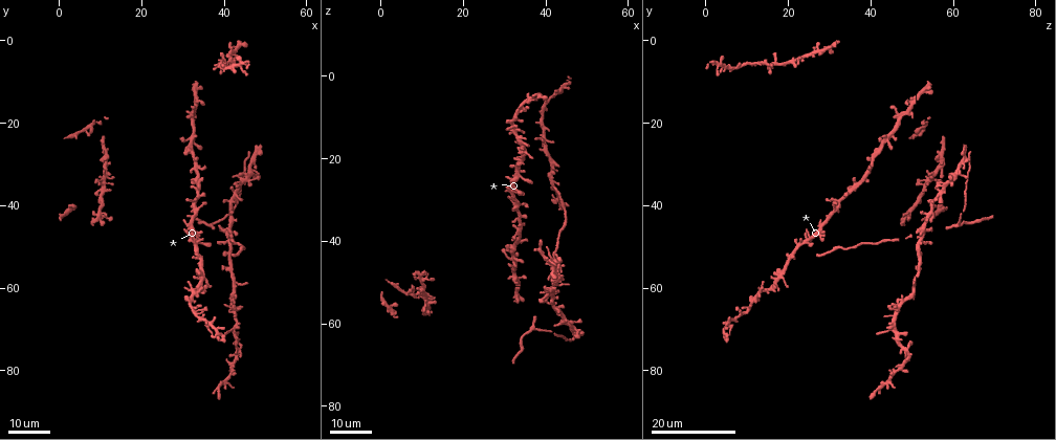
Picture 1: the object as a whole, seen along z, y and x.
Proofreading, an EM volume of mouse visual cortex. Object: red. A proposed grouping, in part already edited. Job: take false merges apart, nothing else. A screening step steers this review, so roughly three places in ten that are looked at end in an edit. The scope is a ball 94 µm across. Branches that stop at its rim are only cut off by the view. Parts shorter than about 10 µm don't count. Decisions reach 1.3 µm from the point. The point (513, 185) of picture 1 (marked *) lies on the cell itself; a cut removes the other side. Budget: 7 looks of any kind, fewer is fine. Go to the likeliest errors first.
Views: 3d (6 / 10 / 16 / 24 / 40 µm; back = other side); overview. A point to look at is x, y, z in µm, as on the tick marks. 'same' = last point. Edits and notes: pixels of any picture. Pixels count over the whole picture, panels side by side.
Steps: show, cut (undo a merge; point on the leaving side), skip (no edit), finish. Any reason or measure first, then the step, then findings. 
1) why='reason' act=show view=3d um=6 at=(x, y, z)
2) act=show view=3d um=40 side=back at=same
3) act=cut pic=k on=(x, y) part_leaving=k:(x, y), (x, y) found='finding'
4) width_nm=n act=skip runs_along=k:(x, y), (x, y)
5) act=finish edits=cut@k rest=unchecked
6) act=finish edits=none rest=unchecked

why='four or more arms meet' act=show view=3d um=16 at=(32.0, 17.5, 47.0)

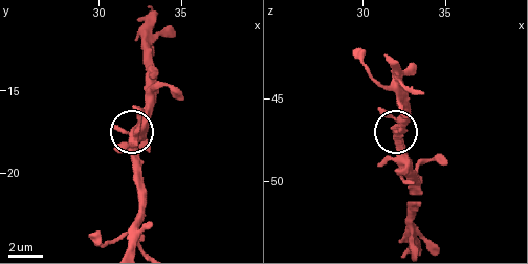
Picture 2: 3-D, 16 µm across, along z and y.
act=show view=3d um=6 at=same

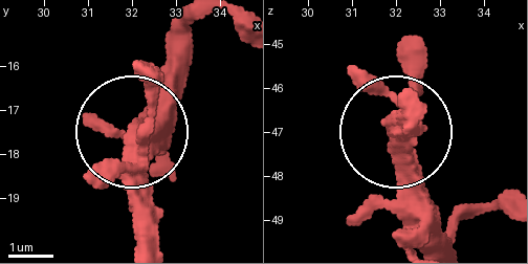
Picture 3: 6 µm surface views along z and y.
act=show view=3d um=6 side=back at=same

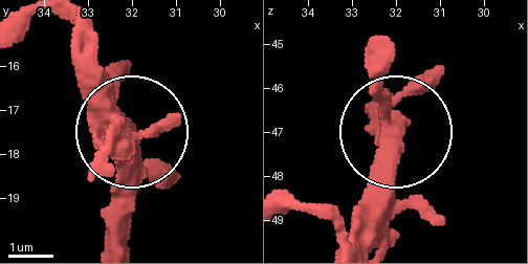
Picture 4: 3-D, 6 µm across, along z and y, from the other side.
arms=4 act=skip found='continuous, no second cell'

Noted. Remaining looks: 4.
why='branch point' act=show view=3d um=24 at=(32.0, 24.0, 44.5)

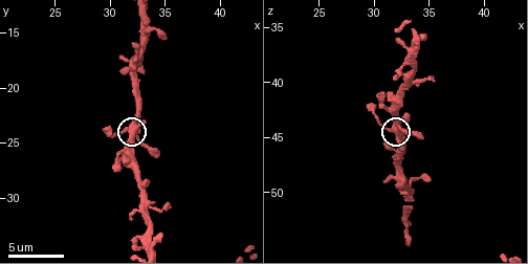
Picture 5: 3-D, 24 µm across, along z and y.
act=show view=3d um=6 at=same

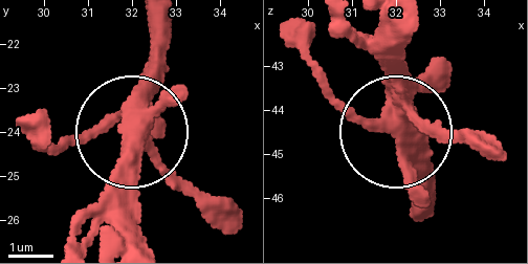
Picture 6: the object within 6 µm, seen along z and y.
width_nm=310 act=skip found='all the same cell'

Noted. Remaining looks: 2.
why='sudden change in width' act=show view=3d um=16 at=(41.0, 46.5, 51.5)

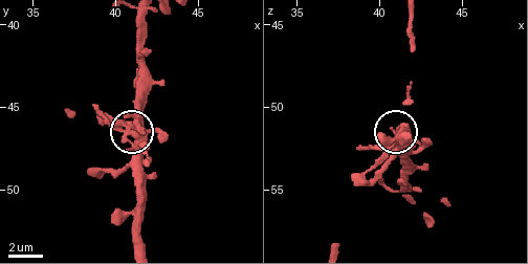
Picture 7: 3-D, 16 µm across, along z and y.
why='zoom in' act=show view=3d um=6 at=same

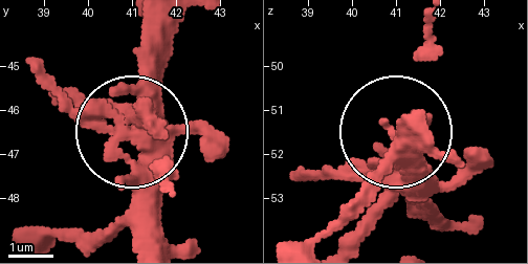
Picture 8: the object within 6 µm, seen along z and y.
width_nm=340 act=skip found='all the same cell'

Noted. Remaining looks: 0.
act=finish edits=none rest=unchecked

